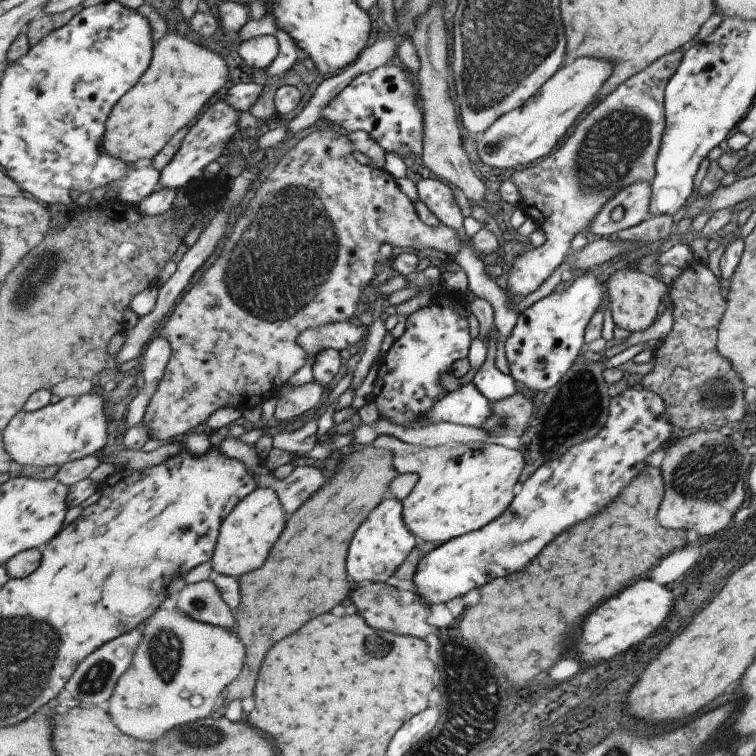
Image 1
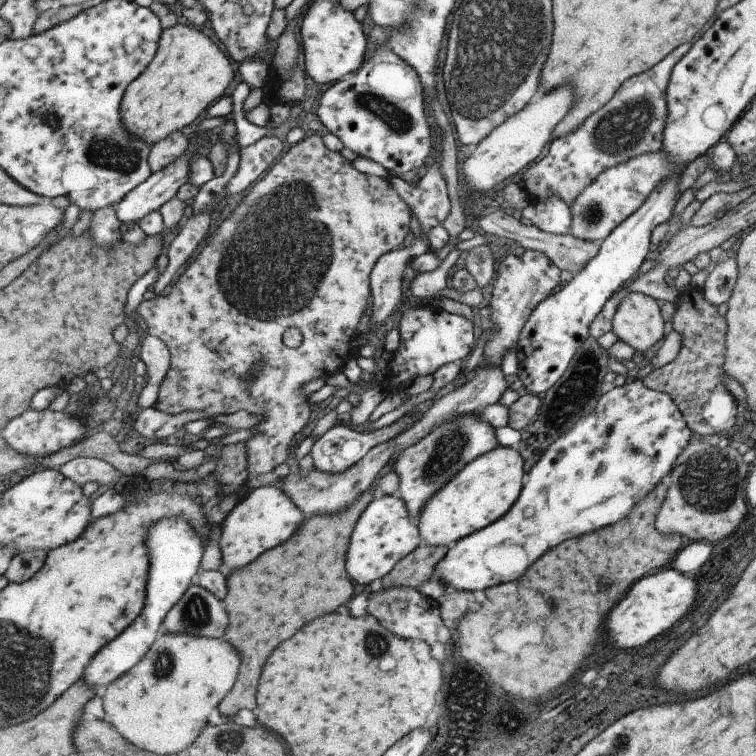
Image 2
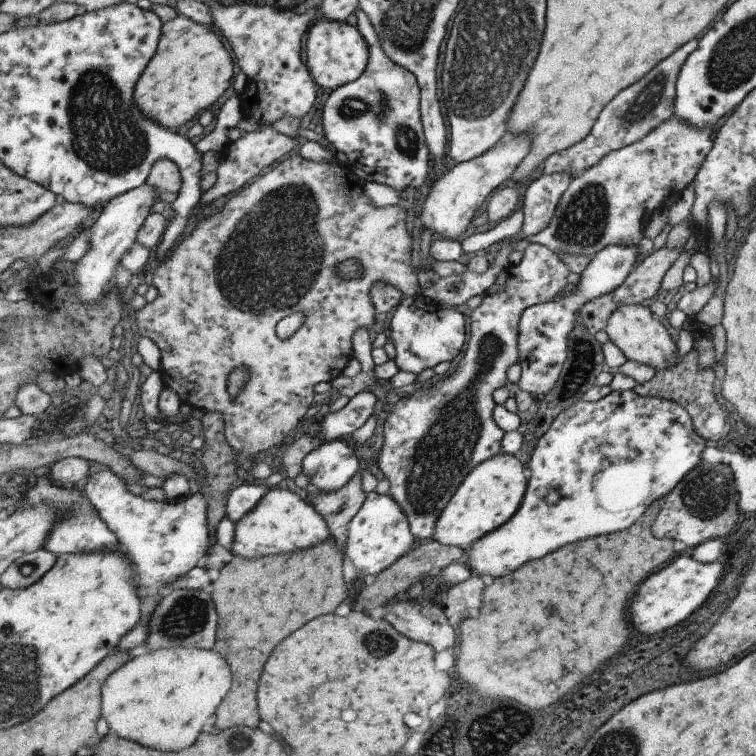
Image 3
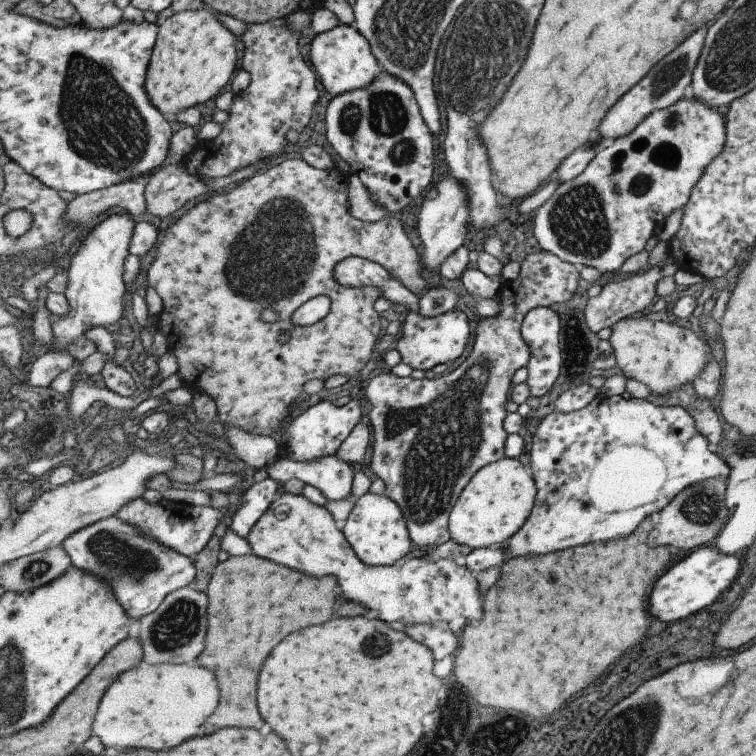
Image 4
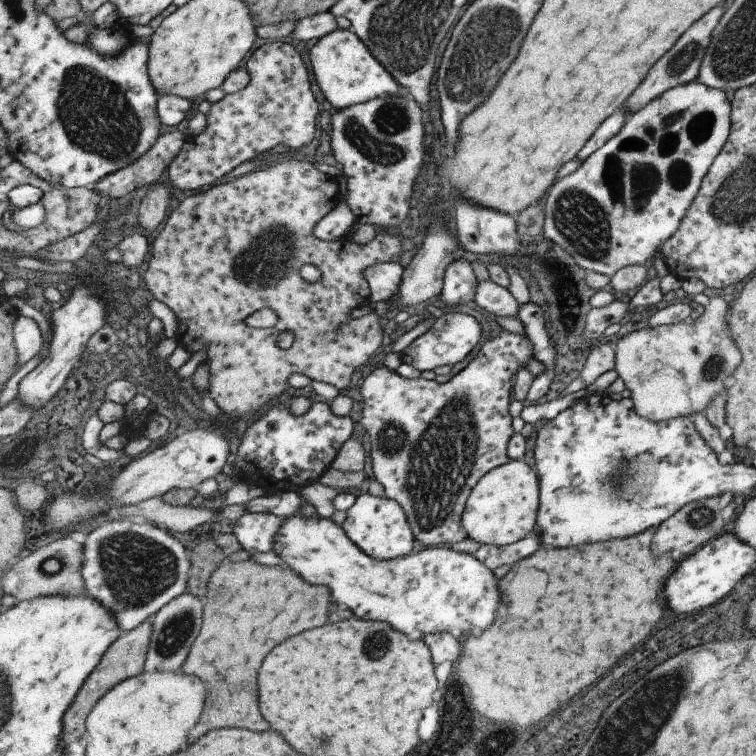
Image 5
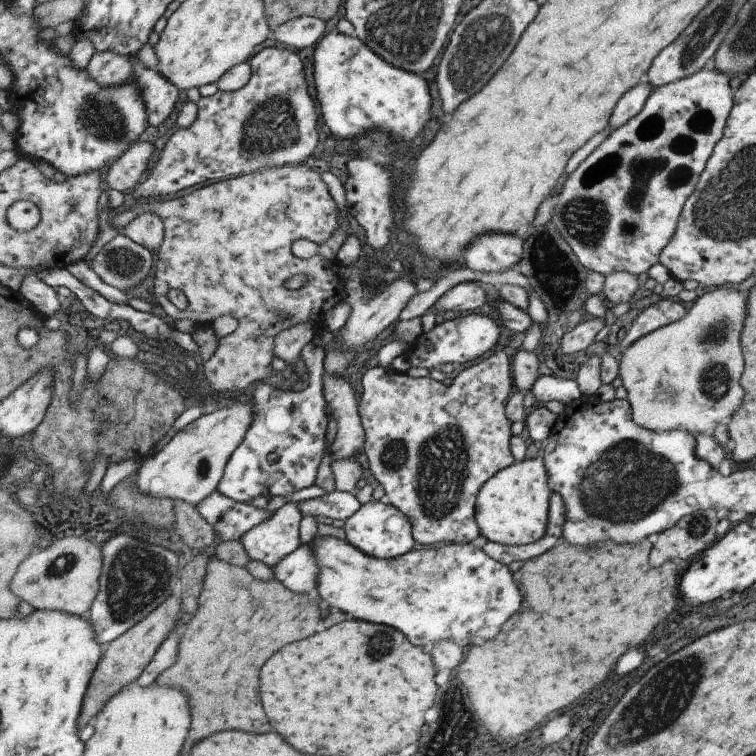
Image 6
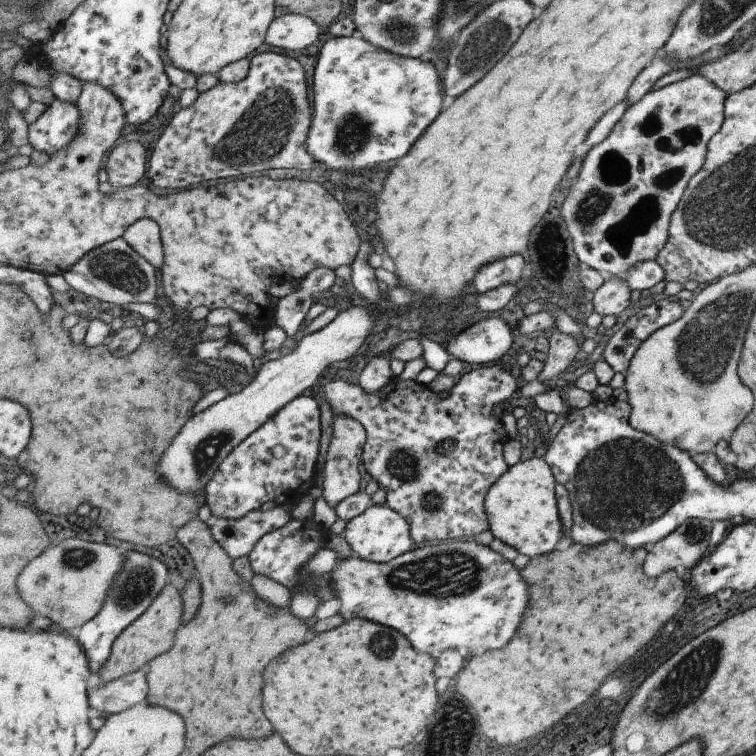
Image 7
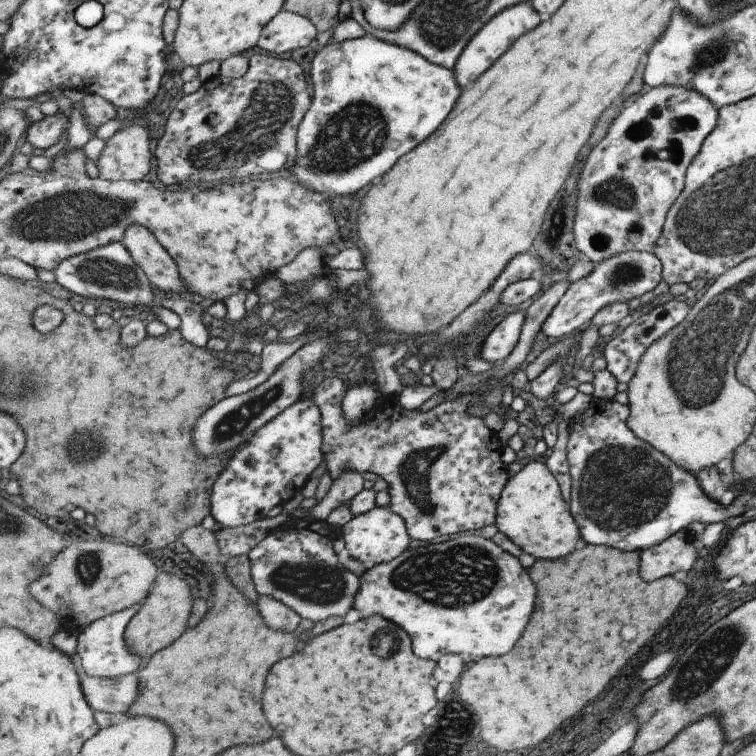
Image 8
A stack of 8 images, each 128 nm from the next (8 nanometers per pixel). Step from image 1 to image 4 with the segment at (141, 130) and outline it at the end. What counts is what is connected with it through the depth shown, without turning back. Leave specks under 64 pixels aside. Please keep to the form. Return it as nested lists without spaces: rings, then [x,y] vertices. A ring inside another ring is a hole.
[[[207,6],[175,13],[159,23],[158,42],[146,77],[147,94],[158,110],[173,119],[179,110],[201,107],[210,98],[219,97],[237,71],[237,60],[235,36],[220,13]]]

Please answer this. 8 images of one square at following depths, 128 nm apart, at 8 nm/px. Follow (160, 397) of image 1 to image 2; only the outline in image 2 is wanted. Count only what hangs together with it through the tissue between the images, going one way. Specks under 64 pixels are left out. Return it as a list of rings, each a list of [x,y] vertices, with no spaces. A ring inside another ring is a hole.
[[[309,134],[308,137],[298,142],[292,147],[288,147],[281,159],[275,166],[267,172],[255,185],[249,190],[247,196],[237,205],[232,215],[225,221],[222,221],[215,228],[211,236],[204,243],[203,250],[197,258],[191,260],[185,268],[185,272],[178,276],[173,285],[169,285],[165,293],[157,296],[153,301],[142,301],[137,308],[137,318],[140,322],[144,321],[147,335],[159,338],[167,344],[171,352],[171,369],[169,370],[166,380],[161,384],[159,390],[159,399],[154,408],[168,414],[180,414],[189,412],[189,410],[203,410],[207,416],[231,415],[237,410],[245,410],[253,416],[259,418],[257,426],[252,429],[257,433],[253,434],[247,440],[247,476],[263,476],[273,472],[279,464],[285,463],[291,456],[291,442],[293,438],[305,428],[307,420],[311,416],[311,402],[307,400],[307,395],[302,392],[306,382],[310,380],[327,377],[343,372],[345,367],[353,364],[353,344],[351,340],[359,336],[359,322],[363,318],[363,312],[367,308],[367,298],[371,294],[371,274],[377,265],[377,260],[389,254],[389,252],[403,247],[403,242],[407,234],[411,232],[412,210],[406,204],[405,200],[397,194],[397,190],[391,186],[390,177],[379,178],[379,176],[367,176],[353,168],[352,162],[349,162],[341,152],[333,152],[325,146],[325,140],[321,134]],[[287,328],[299,328],[304,337],[303,344],[298,348],[285,346],[283,336]],[[257,364],[263,364],[261,371],[255,380],[245,380],[245,374],[253,370]]]

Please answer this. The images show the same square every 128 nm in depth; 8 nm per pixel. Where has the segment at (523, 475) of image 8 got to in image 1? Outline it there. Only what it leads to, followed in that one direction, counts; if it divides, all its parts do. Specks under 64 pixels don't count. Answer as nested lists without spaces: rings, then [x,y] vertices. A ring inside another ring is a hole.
[[[387,433],[379,434],[370,445],[393,449],[394,465],[400,473],[418,473],[419,480],[402,501],[404,521],[419,540],[437,545],[481,530],[498,519],[514,501],[513,490],[525,469],[525,456],[518,448],[509,449],[491,442],[431,448],[404,443]]]

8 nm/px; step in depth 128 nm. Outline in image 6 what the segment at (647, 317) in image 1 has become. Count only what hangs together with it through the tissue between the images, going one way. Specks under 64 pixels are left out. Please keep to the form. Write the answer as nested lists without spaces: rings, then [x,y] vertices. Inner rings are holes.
[[[736,285],[709,290],[696,297],[687,314],[678,321],[643,336],[621,354],[620,378],[628,392],[627,400],[631,404],[635,423],[653,431],[685,430],[697,438],[699,434],[712,436],[717,424],[726,423],[731,414],[739,410],[739,402],[743,402],[743,392],[737,384],[743,370],[739,348],[743,314],[745,296],[736,289]]]

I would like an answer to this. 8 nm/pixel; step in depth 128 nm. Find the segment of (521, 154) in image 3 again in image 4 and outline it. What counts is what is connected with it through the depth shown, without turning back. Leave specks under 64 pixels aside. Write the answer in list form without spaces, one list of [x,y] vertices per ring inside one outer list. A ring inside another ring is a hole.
[[[449,176],[427,191],[422,197],[422,201],[417,228],[423,245],[423,268],[427,268],[429,272],[434,269],[440,272],[441,264],[451,254],[462,248],[467,240],[469,220],[471,220],[471,210],[467,204],[469,194],[463,184],[459,184],[455,178]]]

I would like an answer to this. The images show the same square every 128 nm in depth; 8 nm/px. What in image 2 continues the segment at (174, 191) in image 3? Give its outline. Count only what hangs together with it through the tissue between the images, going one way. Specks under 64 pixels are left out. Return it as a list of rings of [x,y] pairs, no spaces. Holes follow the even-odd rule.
[[[183,132],[171,134],[162,142],[157,142],[152,147],[150,154],[150,166],[153,173],[163,172],[171,166],[171,162],[177,162],[179,156],[183,156],[189,150],[189,140]]]

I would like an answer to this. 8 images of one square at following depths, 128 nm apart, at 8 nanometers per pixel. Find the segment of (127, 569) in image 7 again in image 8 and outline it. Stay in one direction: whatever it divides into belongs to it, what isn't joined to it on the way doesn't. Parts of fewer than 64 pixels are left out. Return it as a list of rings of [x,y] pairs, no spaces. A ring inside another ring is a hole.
[[[136,604],[122,610],[122,612],[110,614],[101,620],[95,621],[93,625],[89,625],[83,632],[78,634],[75,658],[79,662],[78,665],[89,676],[113,678],[139,672],[137,668],[139,668],[139,664],[141,664],[144,657],[129,650],[124,638],[131,616],[141,608],[142,604]]]

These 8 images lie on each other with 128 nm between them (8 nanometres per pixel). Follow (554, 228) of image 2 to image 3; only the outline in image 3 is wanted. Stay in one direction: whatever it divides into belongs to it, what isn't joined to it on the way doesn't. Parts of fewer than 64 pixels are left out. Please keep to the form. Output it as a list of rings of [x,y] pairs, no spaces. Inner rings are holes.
[[[567,173],[542,174],[526,188],[521,202],[522,227],[516,235],[537,236],[552,224],[561,197],[567,192],[573,176]]]

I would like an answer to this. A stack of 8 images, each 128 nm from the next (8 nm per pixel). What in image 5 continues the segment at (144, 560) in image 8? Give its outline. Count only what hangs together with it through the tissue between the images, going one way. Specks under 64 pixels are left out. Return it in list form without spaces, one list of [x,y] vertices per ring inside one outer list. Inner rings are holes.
[[[70,534],[17,559],[17,564],[7,570],[3,578],[5,592],[13,594],[19,601],[47,595],[85,595],[85,578],[82,575],[84,548],[85,540],[81,536]]]

